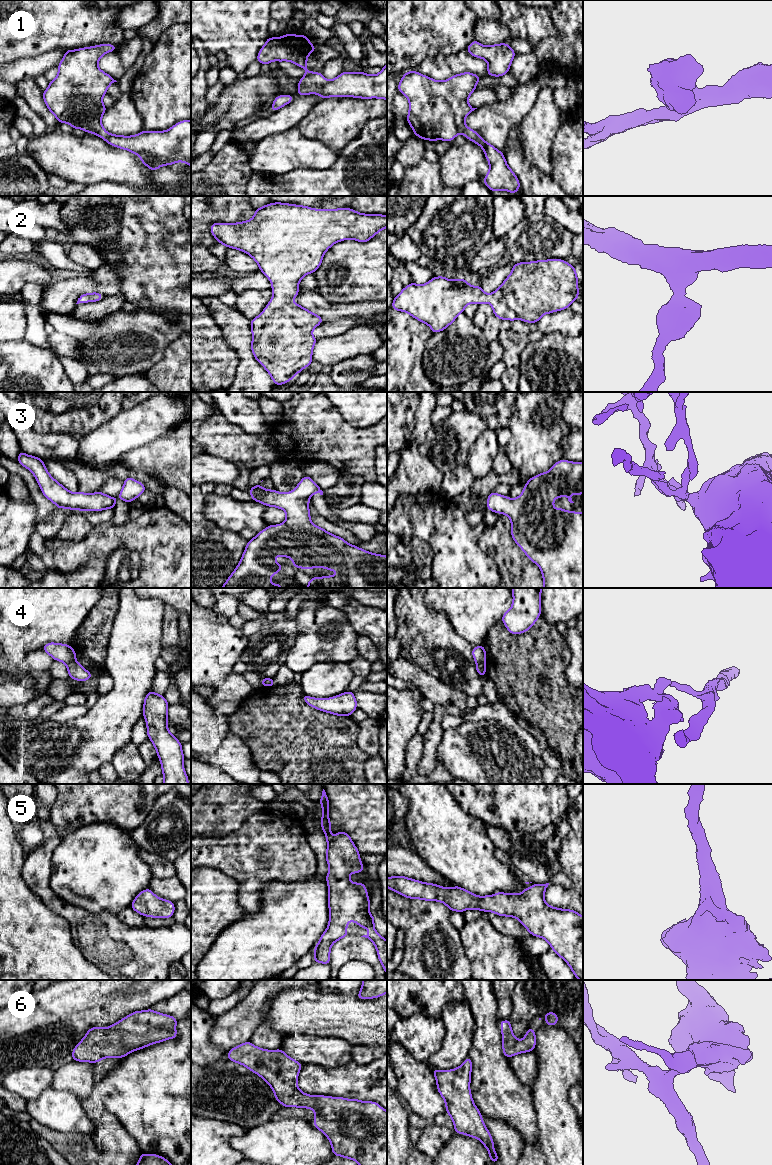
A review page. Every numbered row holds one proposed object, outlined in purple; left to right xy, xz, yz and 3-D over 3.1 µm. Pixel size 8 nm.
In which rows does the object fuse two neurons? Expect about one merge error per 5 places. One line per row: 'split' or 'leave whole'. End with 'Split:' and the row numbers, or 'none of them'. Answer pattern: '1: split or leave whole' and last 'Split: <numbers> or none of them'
1: leave whole
2: leave whole
3: leave whole
4: split
5: leave whole
6: leave whole
Split: 4

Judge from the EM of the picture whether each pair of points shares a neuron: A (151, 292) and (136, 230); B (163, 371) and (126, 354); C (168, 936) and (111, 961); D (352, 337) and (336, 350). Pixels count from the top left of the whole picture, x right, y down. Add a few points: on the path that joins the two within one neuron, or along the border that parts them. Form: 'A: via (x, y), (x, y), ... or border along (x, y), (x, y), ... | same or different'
A: via (151, 277), (151, 245) | same
B: border along (167, 347), (163, 356), (144, 374) | different
C: via (154, 950), (140, 957), (125, 961) | same
D: via (348, 341), (340, 348) | same

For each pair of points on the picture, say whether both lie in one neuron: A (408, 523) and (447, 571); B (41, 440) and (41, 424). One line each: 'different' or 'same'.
A: same
B: different

